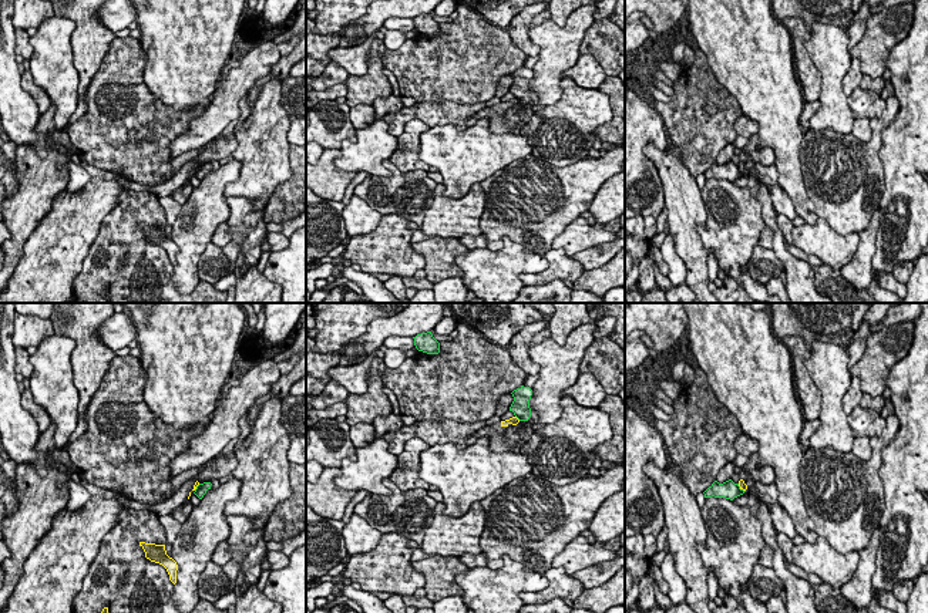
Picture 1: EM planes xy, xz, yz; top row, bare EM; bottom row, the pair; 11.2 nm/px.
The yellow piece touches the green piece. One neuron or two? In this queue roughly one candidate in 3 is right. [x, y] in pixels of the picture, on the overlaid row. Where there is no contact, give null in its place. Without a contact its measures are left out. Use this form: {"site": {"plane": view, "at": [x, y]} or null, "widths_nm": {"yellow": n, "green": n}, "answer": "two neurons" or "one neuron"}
{"site": {"plane": "yz", "at": [742, 488]}, "widths_nm": {"yellow": 70, "green": 200}, "answer": "two neurons"}

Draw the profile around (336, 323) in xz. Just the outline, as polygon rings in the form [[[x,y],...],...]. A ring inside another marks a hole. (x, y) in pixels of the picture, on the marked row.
[[[312,303],[317,334],[315,351],[339,351],[344,343],[362,336],[376,317],[393,317],[408,303]]]

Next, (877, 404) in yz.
[[[863,393],[860,405],[863,408],[872,410],[880,414],[885,408],[885,398],[884,395],[878,395],[872,398],[870,394]]]

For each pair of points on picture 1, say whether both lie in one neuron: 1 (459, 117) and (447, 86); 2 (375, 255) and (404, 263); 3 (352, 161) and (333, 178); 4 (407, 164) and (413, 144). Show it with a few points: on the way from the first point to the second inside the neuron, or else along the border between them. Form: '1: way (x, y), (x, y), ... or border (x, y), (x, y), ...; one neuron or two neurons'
1: border (419, 101), (484, 103); two neurons
2: way (382, 256), (386, 260), (397, 260); one neuron
3: border (339, 150), (335, 164), (340, 169), (355, 174); two neurons
4: way (407, 160), (409, 148); one neuron

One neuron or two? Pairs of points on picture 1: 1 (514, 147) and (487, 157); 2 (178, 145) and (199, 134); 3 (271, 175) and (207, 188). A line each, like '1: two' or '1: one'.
1: one
2: one
3: two

